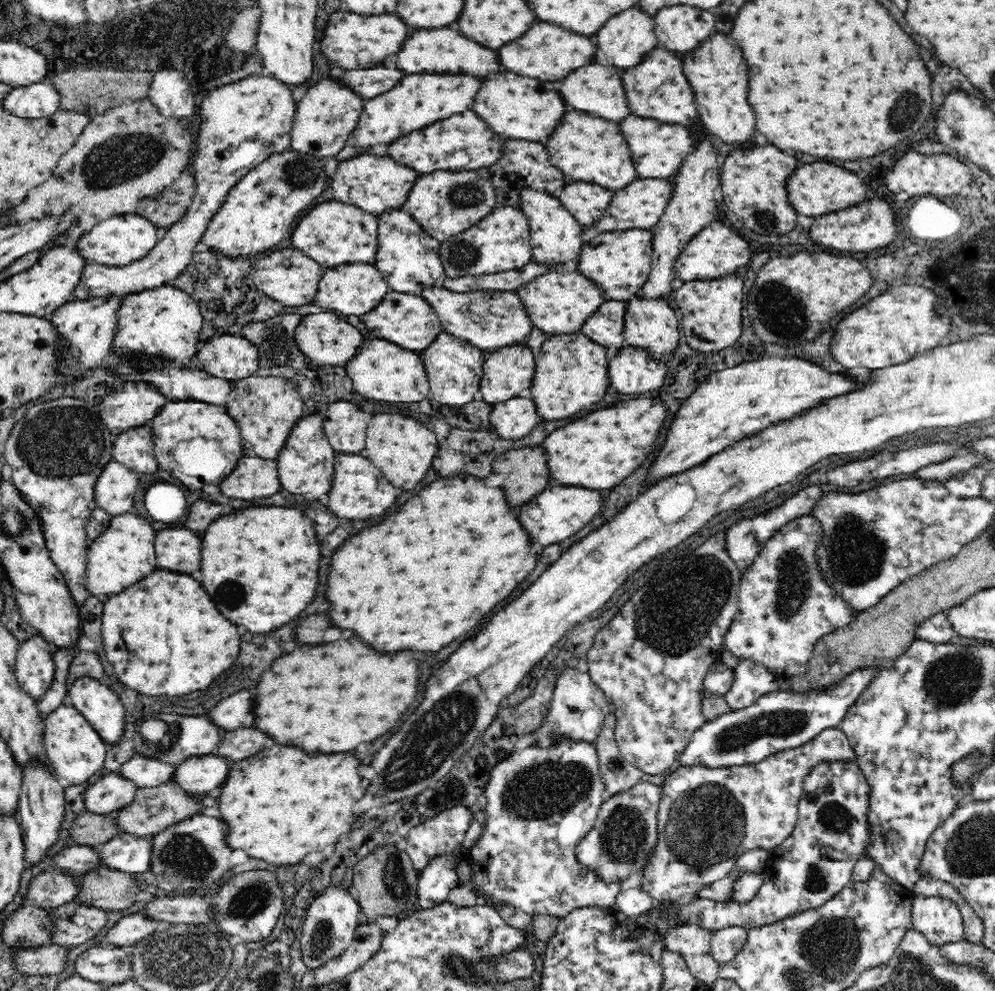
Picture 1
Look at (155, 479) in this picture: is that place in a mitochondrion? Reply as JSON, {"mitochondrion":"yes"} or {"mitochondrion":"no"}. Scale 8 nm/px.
{"mitochondrion":"no"}

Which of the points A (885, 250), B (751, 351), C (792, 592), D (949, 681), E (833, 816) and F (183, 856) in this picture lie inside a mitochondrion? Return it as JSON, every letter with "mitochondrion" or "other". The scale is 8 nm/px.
{"A":"other","B":"other","C":"mitochondrion","D":"mitochondrion","E":"mitochondrion","F":"mitochondrion"}

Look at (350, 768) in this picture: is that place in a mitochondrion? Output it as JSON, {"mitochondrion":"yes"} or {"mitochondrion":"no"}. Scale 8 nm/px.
{"mitochondrion":"no"}

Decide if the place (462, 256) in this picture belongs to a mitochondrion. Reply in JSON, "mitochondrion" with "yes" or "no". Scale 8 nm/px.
{"mitochondrion":"yes"}

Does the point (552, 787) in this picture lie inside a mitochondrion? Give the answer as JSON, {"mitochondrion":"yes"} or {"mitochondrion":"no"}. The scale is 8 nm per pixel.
{"mitochondrion":"yes"}

